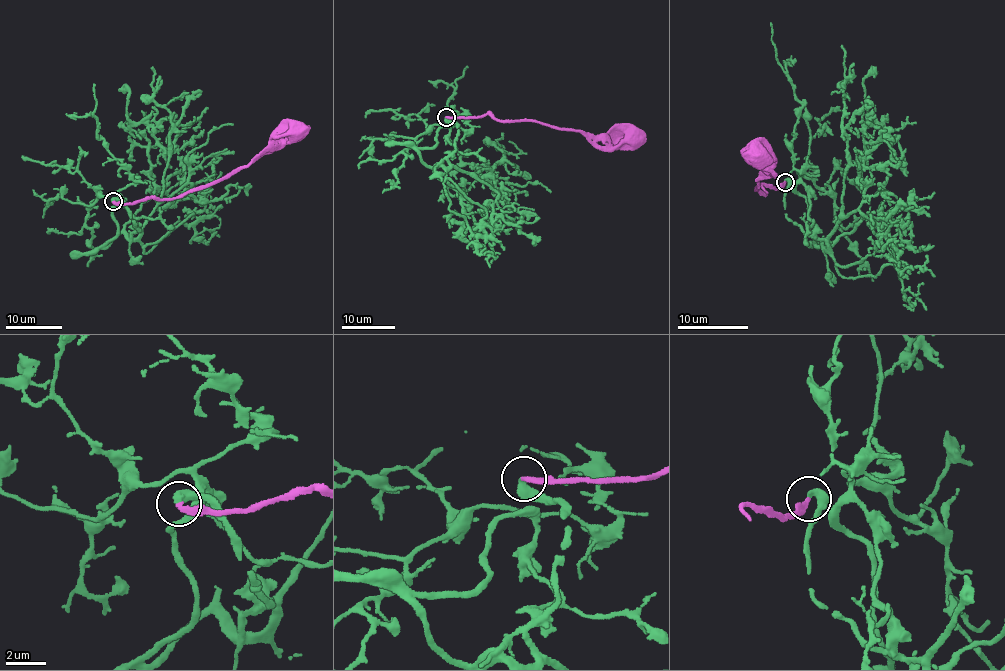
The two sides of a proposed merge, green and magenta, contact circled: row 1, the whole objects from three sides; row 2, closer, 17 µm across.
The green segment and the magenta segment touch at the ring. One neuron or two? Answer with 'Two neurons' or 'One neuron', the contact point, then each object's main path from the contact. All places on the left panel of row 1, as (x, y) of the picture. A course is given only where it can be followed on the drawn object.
One neuron. Place: (113, 201). Course of green: (113, 201), (119, 196), (135, 232), (158, 204), (169, 157), (146, 124), (127, 118), (129, 93), (118, 89). Course of magenta: (113, 201), (133, 204), (153, 198), (171, 199), (196, 191), (225, 179), (299, 130)

